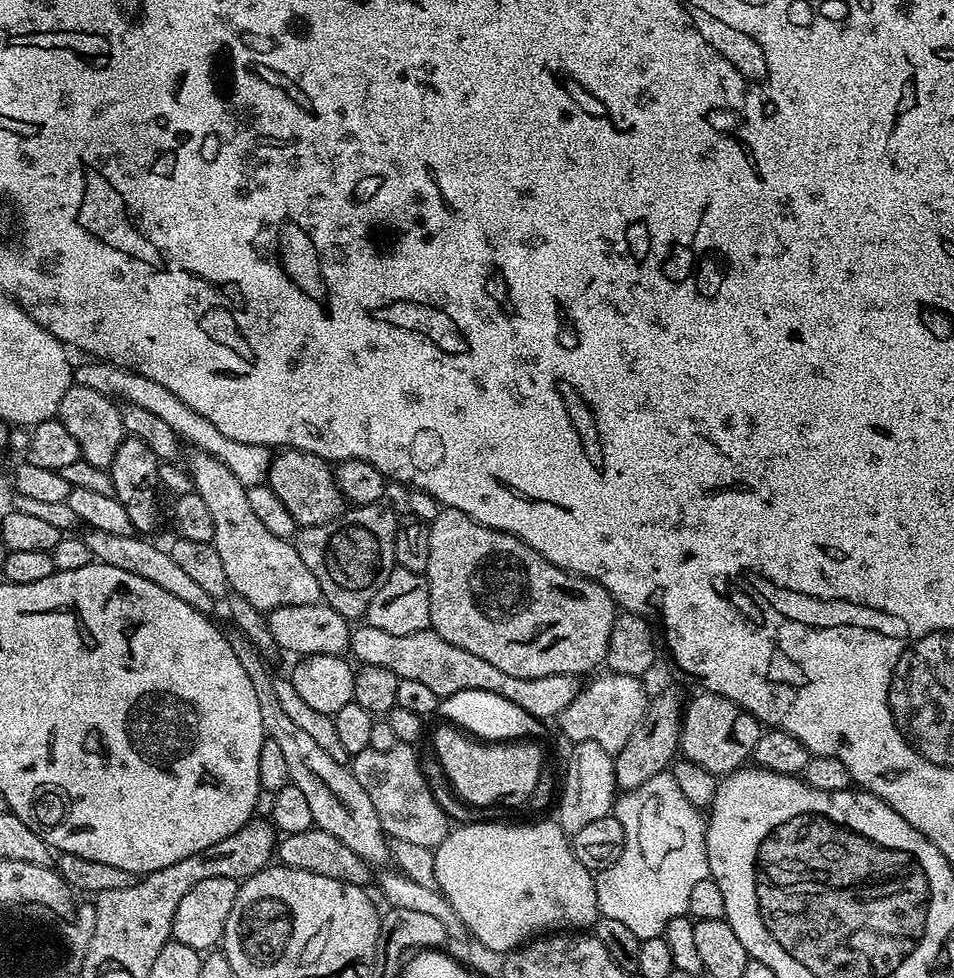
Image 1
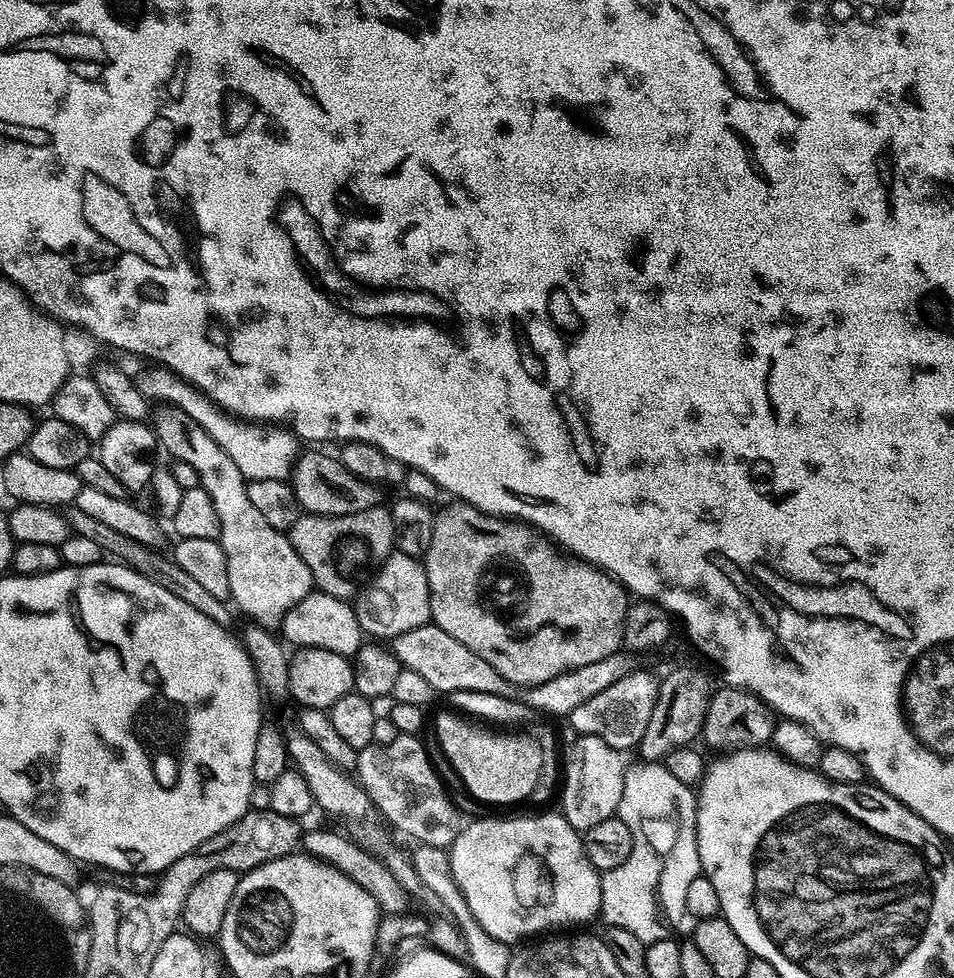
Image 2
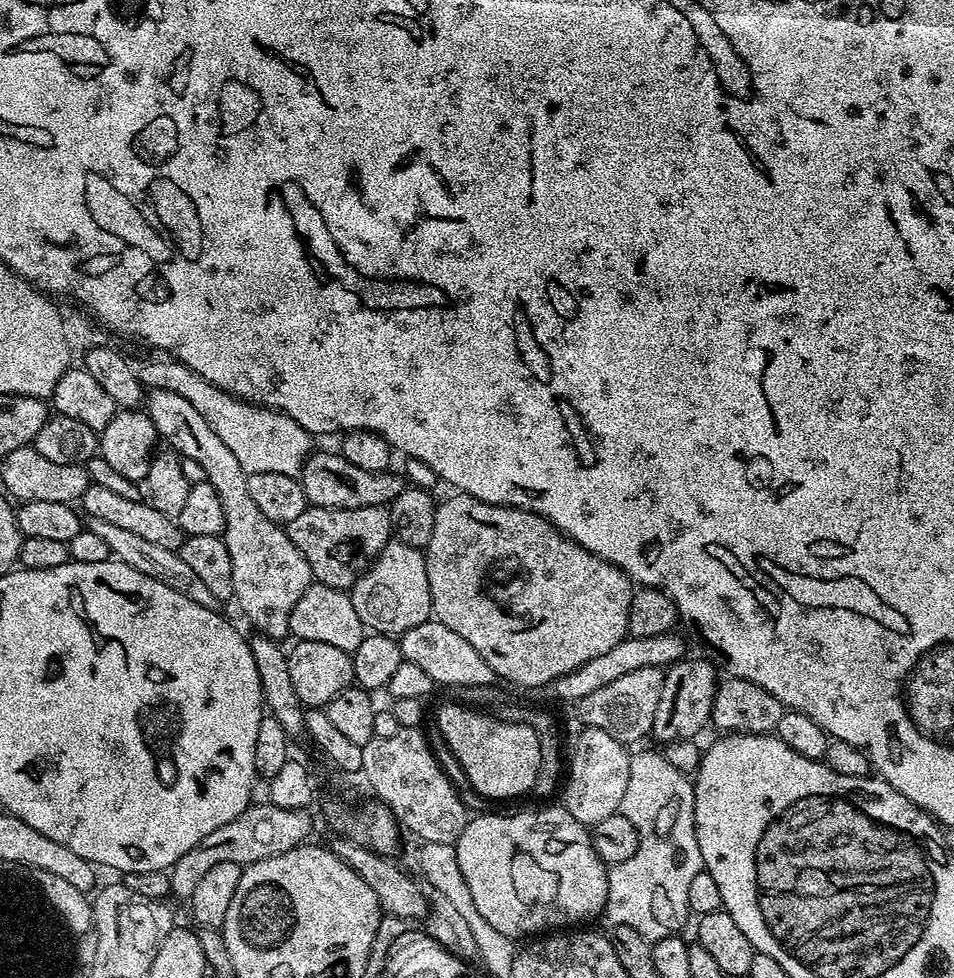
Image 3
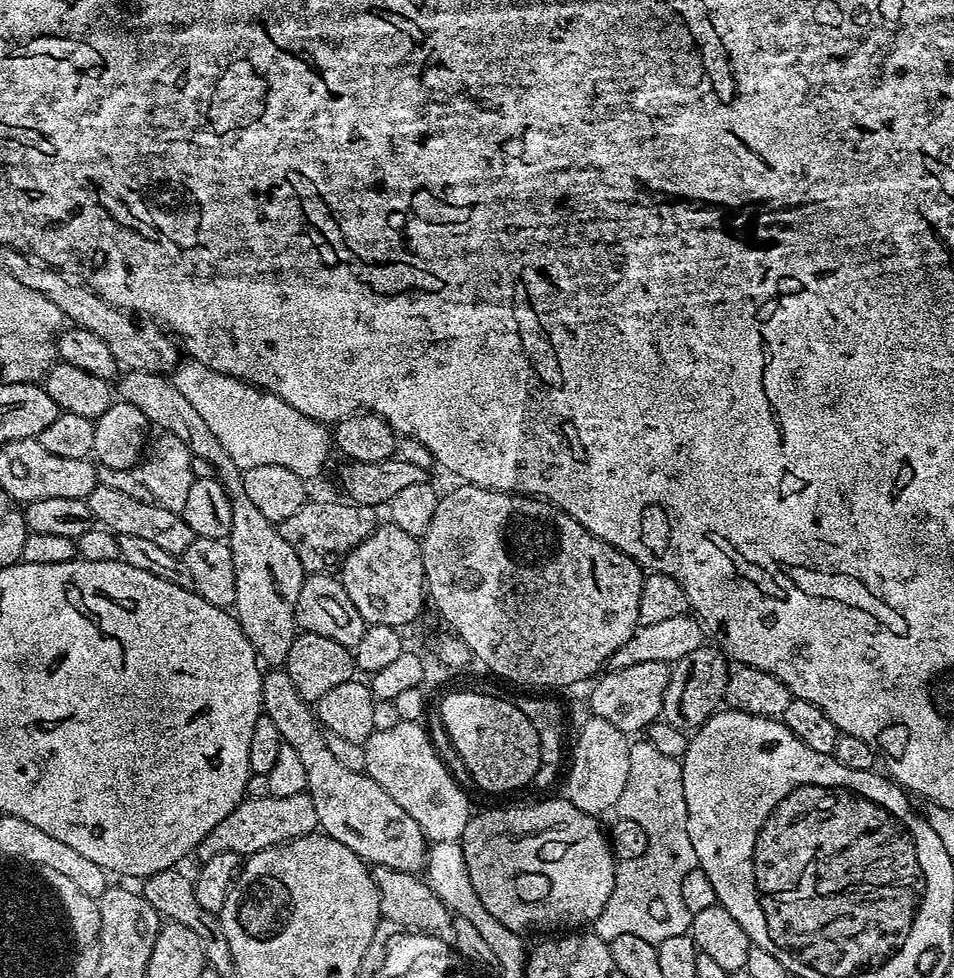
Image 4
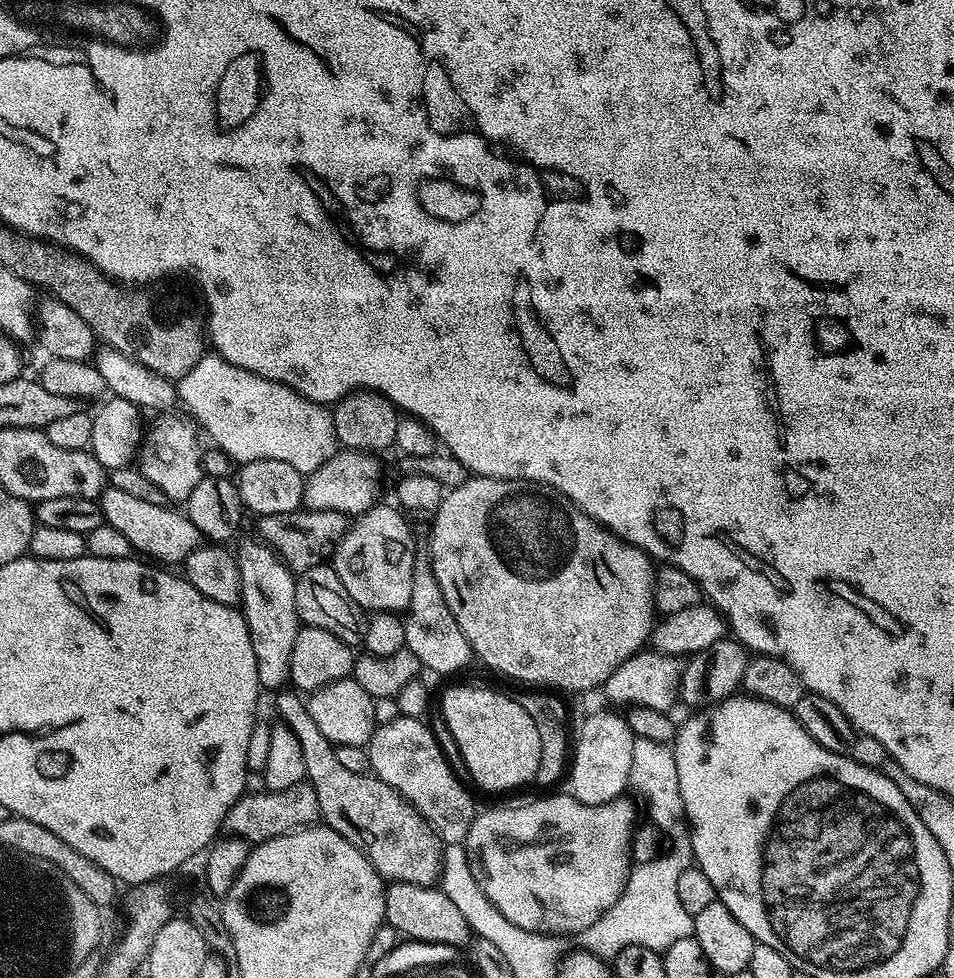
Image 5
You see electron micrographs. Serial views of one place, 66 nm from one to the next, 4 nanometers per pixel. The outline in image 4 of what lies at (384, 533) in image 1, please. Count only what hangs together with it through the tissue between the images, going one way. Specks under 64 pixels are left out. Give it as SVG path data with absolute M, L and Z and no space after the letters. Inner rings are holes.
M309 499L302 510L298 510L298 514L286 518L278 526L282 538L286 538L294 554L298 554L298 562L302 562L305 573L324 574L335 569L350 550L358 547L376 529L378 517L373 505L340 500Z

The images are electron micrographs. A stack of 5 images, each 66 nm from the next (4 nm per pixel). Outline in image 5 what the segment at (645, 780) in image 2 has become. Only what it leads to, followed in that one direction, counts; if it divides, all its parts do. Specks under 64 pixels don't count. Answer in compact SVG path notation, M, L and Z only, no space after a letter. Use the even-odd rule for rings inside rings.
M636 738L634 758L630 758L628 788L644 799L647 819L660 829L665 837L672 839L672 849L655 856L650 862L636 864L629 871L622 894L594 926L582 934L583 947L595 956L611 961L626 946L650 946L657 950L668 948L678 938L692 935L692 918L686 914L682 901L678 899L678 874L693 863L690 847L690 828L684 815L682 794L678 790L678 766L669 745L650 742L650 738Z

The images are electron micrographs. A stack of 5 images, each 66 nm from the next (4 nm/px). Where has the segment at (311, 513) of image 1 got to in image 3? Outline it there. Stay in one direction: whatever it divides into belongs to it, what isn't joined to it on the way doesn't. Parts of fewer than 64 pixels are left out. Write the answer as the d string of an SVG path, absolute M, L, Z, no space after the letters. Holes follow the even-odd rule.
M336 450L313 451L298 479L304 488L309 505L317 508L345 508L346 510L354 510L362 506L383 508L391 505L392 500L398 498L398 494L402 494L406 486L405 477L399 471L396 473L396 470L387 472L361 470Z

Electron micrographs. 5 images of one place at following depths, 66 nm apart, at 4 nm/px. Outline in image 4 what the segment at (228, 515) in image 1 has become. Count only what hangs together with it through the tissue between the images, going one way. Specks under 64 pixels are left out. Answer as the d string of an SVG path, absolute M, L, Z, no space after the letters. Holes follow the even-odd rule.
M125 371L118 380L118 396L123 403L138 406L138 410L146 414L149 425L156 427L157 424L167 435L176 436L186 442L193 456L204 458L212 464L216 479L232 499L230 511L234 513L234 522L227 542L234 558L238 582L234 605L236 621L242 626L257 657L265 665L268 663L268 666L283 666L286 654L290 654L290 646L294 646L294 638L298 634L296 603L298 590L302 590L306 575L302 562L298 562L298 554L294 554L290 542L282 538L279 527L269 522L255 508L254 502L246 498L243 471L234 466L234 458L230 458L230 454L222 450L222 442L214 438L210 426L206 426L202 419L202 414L198 414L198 410L190 406L190 401L172 385L167 375L159 372Z

